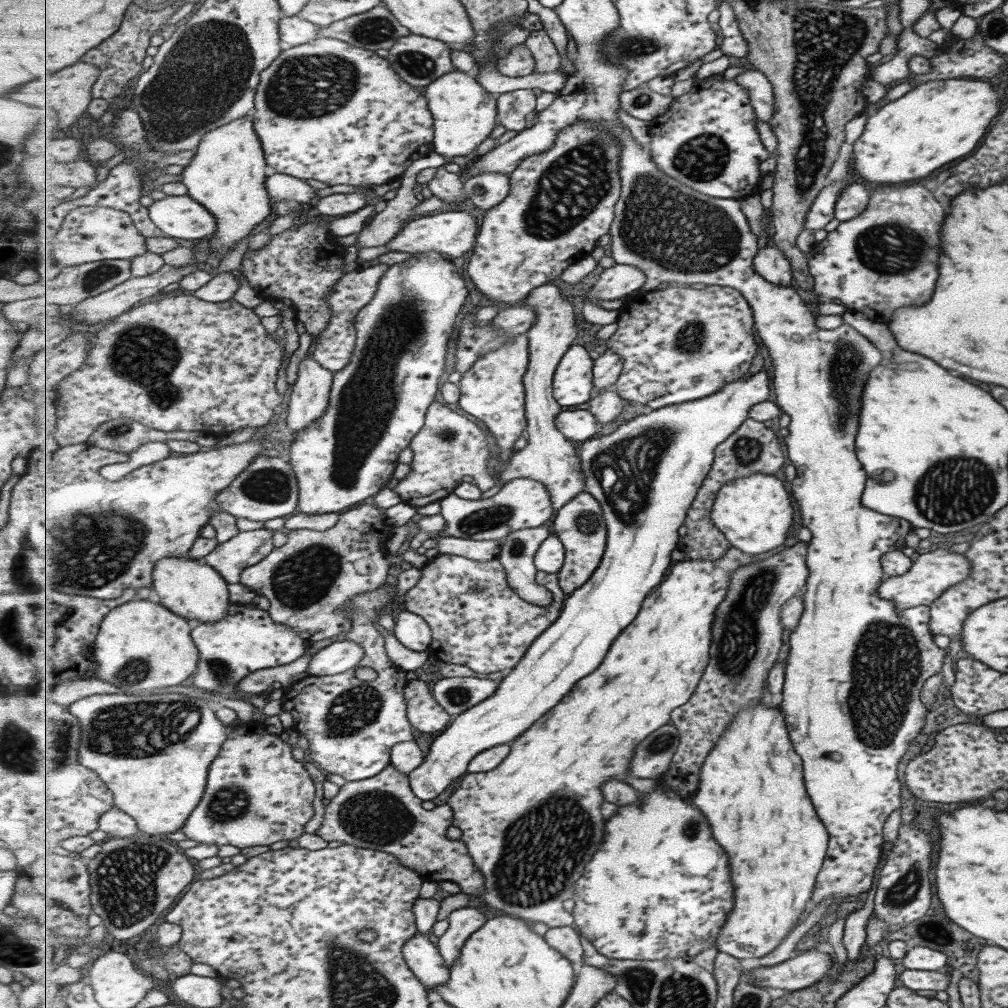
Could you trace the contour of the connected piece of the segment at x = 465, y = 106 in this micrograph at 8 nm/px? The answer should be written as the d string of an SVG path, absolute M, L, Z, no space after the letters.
M455 69L423 89L434 112L434 150L443 157L469 156L475 152L498 125L498 95L490 93L473 73Z

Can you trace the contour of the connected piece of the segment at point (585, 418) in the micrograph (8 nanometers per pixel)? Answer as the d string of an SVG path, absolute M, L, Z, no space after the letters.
M568 409L559 416L559 431L563 432L571 440L587 441L595 439L599 435L599 423L590 410Z

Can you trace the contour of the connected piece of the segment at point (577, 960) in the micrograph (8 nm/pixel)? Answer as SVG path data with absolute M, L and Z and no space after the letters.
M575 926L549 928L544 934L546 941L559 952L562 952L577 966L585 964L585 949L583 948L582 935Z

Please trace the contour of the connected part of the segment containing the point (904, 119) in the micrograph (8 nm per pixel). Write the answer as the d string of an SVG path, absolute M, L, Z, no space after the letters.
M963 78L915 84L901 97L887 102L873 115L867 117L863 133L852 145L853 170L861 176L861 180L876 186L891 186L921 180L921 176L925 178L933 170L939 170L941 166L951 164L953 160L969 154L997 114L999 114L997 94L991 90L988 82Z

